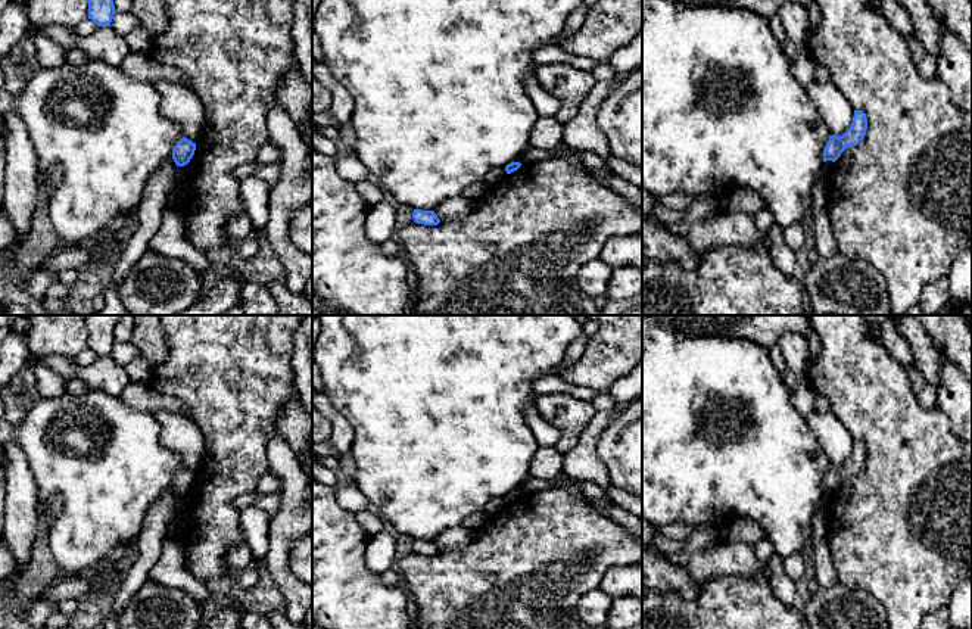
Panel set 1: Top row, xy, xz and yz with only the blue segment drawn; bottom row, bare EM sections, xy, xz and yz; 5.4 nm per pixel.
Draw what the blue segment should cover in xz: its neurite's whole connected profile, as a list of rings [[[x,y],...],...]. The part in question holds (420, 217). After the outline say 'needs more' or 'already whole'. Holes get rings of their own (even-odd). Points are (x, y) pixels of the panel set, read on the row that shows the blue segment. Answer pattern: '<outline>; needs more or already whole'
[[[414,209],[412,219],[414,222],[424,225],[437,225],[440,222],[434,211],[421,211],[421,209]]]; already whole

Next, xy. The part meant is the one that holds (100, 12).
[[[88,0],[88,19],[97,27],[109,27],[115,12],[113,0]]]; already whole

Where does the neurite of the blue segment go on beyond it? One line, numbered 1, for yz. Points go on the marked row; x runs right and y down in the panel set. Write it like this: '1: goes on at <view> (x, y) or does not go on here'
1: does not go on here

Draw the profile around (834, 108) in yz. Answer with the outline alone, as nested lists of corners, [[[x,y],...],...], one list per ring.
[[[813,80],[806,90],[831,134],[842,136],[851,127],[854,116],[847,97],[831,81],[820,84]]]

